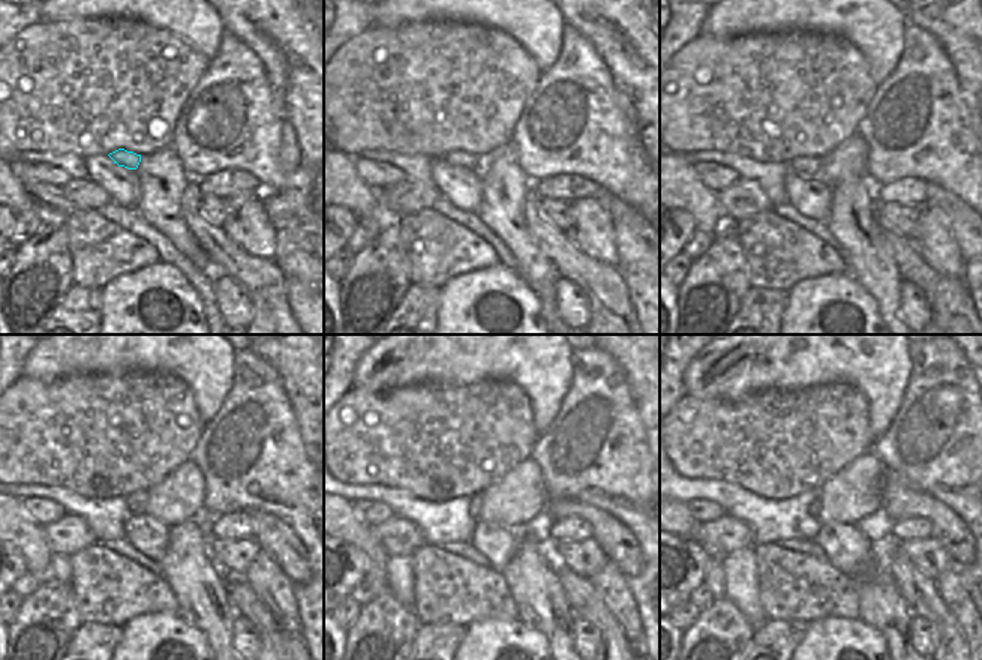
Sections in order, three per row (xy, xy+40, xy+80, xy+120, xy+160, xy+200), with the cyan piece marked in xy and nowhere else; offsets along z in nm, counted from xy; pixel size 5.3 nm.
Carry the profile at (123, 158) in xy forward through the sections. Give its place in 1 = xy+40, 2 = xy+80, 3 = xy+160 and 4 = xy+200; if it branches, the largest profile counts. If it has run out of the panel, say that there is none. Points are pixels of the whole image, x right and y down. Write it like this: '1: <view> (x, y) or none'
1: xy+40 (473, 162)
2: xy+80 (804, 167)
3: xy+160 (476, 506)
4: xy+200 (814, 509)

